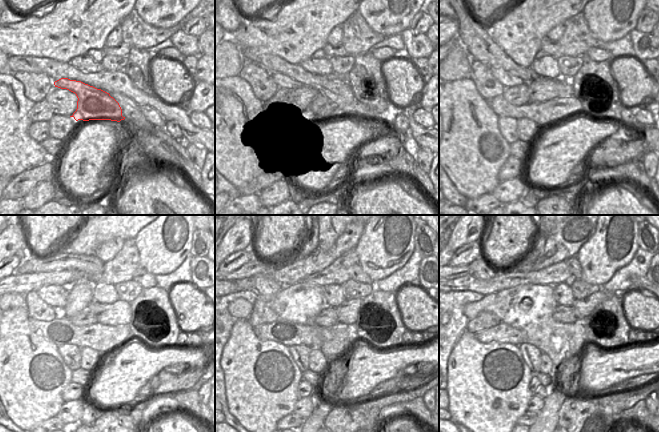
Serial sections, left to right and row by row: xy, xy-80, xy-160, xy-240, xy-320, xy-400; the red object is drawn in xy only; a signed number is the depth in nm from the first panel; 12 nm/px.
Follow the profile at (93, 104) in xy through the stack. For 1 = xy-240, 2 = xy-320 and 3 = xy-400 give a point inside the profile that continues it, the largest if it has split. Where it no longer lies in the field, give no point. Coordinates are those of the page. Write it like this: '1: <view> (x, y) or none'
1: xy-240 (56, 296)
2: xy-320 (264, 285)
3: xy-400 (481, 270)

